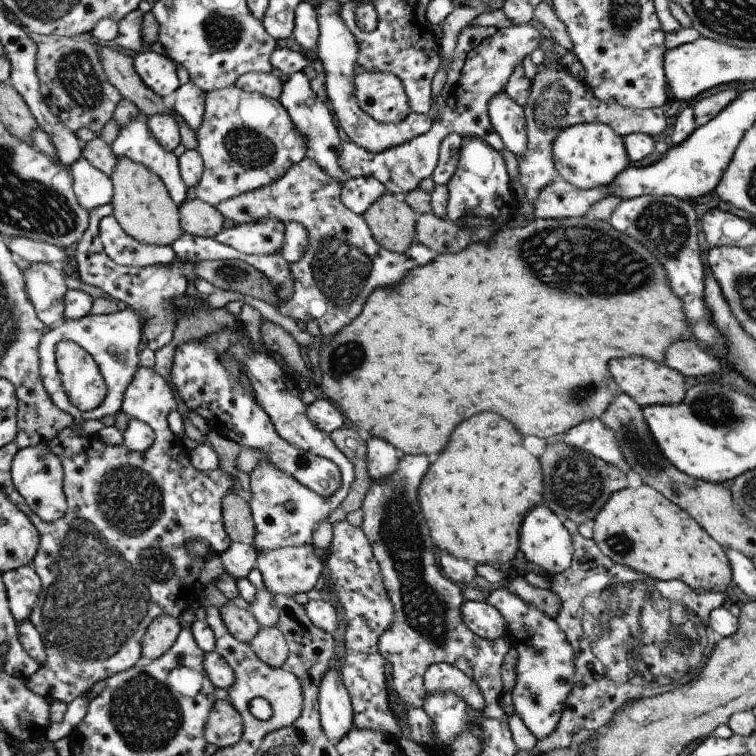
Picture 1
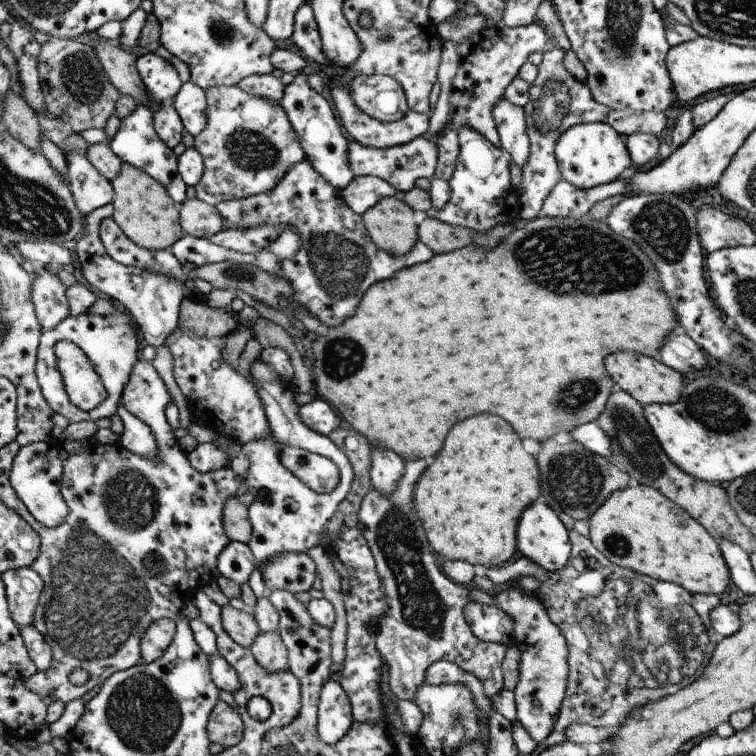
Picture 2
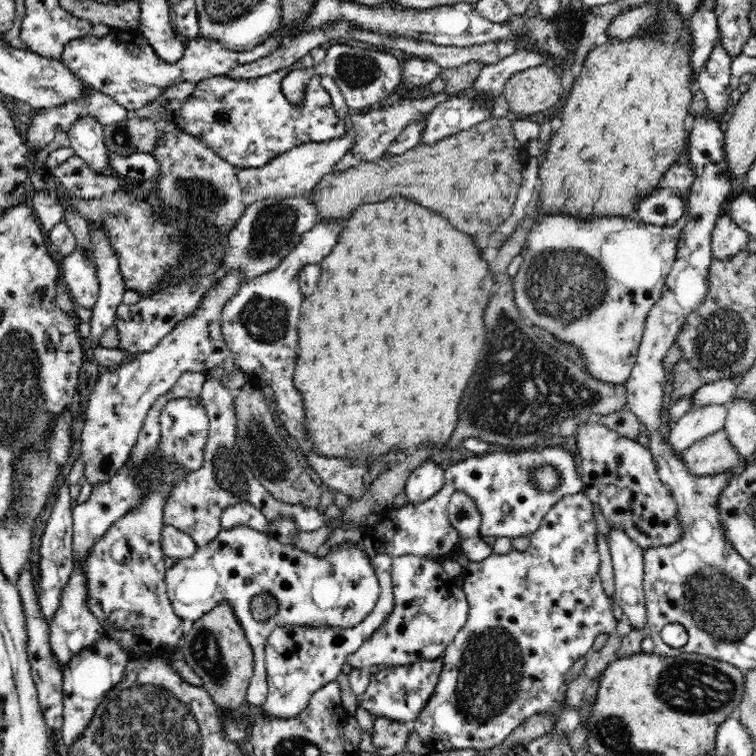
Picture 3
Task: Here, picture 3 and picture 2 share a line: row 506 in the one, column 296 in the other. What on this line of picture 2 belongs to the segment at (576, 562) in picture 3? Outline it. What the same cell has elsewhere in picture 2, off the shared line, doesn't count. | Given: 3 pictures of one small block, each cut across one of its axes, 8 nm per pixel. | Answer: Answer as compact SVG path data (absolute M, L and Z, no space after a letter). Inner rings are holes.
M304 551L301 553L280 553L261 566L268 591L306 592L316 580L317 566Z

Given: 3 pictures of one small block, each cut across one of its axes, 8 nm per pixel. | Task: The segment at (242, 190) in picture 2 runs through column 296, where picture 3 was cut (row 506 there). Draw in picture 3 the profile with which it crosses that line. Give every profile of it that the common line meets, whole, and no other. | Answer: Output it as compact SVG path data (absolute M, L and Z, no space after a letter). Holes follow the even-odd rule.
M185 372L181 374L180 379L173 388L170 388L166 394L155 400L154 404L148 409L142 430L138 434L138 440L132 446L127 466L130 467L130 475L134 475L135 482L138 482L138 488L143 491L143 496L139 498L139 504L136 504L126 516L119 517L111 525L111 528L98 539L89 555L85 558L84 573L89 587L88 607L90 612L98 619L102 625L103 636L116 641L126 650L130 659L150 656L160 657L169 660L174 650L182 645L183 637L187 631L188 625L184 623L180 616L174 612L171 600L167 595L167 586L165 581L165 572L168 566L164 565L164 556L161 545L162 528L166 526L164 519L166 499L169 498L170 491L176 486L177 480L181 479L188 470L181 467L174 460L157 460L157 448L161 443L160 415L164 405L174 399L200 398L203 385L205 384L206 374L202 372ZM120 544L126 546L130 552L128 560L116 560L112 558L112 550L120 548Z

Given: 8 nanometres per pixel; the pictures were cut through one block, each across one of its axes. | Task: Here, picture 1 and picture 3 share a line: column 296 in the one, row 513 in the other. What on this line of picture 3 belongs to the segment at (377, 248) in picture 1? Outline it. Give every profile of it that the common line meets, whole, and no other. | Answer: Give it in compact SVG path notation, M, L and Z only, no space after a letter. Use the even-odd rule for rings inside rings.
M220 364L206 372L200 399L207 408L209 428L206 446L202 452L202 464L198 469L188 471L178 479L176 486L170 491L165 504L166 525L189 534L199 547L206 546L221 530L222 512L238 502L248 502L250 506L258 508L270 523L290 517L300 531L312 532L322 528L325 522L317 508L304 508L301 504L291 505L275 499L253 476L245 460L242 460L236 443L237 415L234 412L234 392L226 389L221 383L225 374Z

